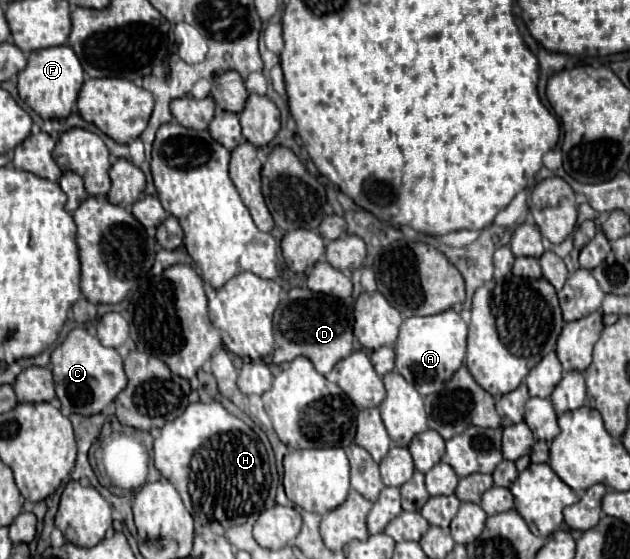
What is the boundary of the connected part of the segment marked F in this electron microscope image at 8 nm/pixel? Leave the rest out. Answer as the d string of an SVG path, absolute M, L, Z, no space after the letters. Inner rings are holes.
M68 45L48 47L30 53L26 69L18 75L18 93L20 99L30 105L42 119L64 119L72 113L84 79L84 69Z

